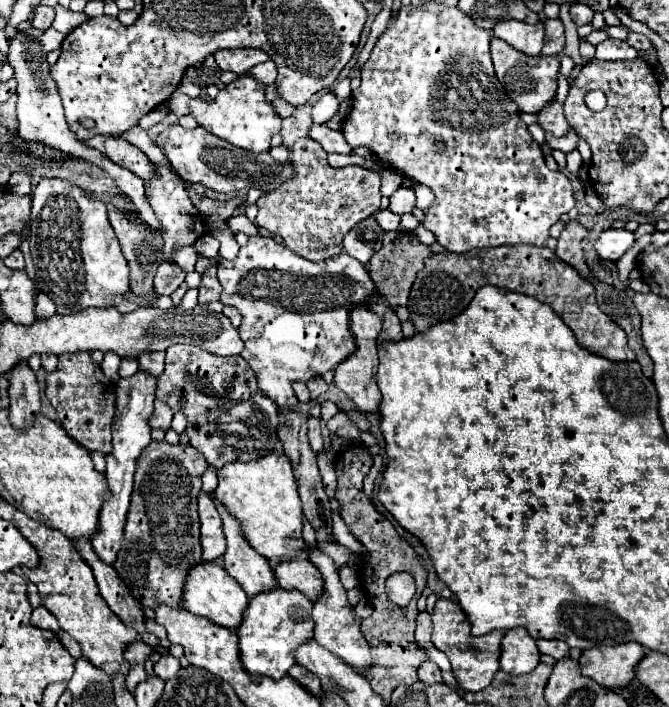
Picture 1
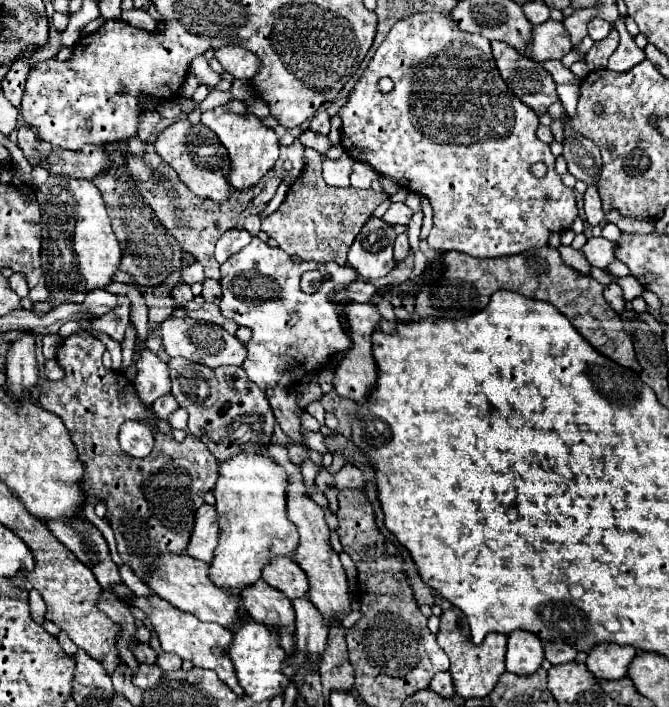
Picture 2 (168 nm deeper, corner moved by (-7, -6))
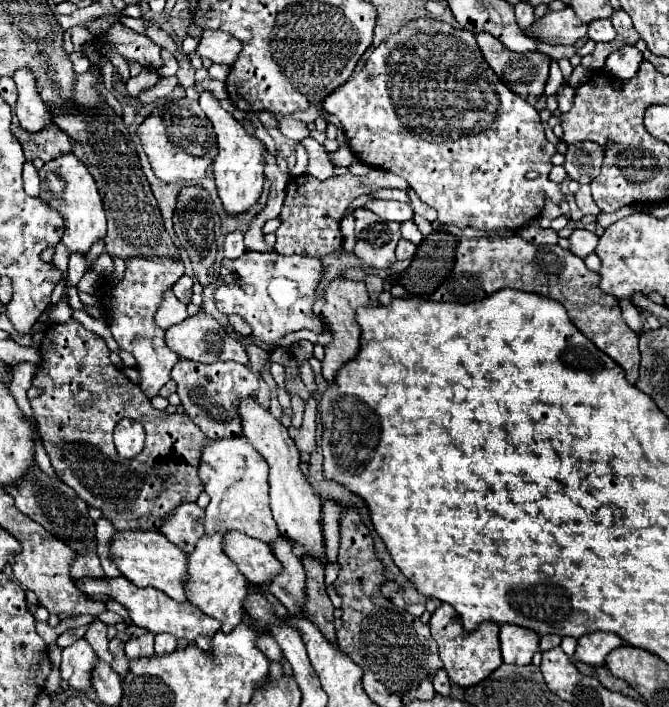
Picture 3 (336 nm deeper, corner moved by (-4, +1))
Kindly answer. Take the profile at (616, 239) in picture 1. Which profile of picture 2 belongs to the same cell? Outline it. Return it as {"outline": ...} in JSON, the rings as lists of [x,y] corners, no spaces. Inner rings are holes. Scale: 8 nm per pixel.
{"outline":[[[601,236],[589,238],[585,242],[585,246],[581,248],[581,252],[587,258],[587,262],[597,268],[607,268],[615,260],[615,244],[601,238]]]}

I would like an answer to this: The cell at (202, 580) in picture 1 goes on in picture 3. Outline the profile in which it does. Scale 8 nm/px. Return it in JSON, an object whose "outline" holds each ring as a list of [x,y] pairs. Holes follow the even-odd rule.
{"outline":[[[132,531],[132,533],[116,533],[112,539],[110,555],[116,567],[122,571],[126,579],[130,579],[136,587],[154,587],[164,591],[174,601],[188,601],[186,597],[186,575],[188,575],[188,555],[172,545],[162,533],[156,531]]]}

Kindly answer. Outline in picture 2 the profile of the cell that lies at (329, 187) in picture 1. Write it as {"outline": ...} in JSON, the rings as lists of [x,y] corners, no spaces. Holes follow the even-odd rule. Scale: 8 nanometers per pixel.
{"outline":[[[305,148],[305,168],[293,184],[301,184],[297,190],[287,192],[277,212],[263,218],[263,232],[277,240],[279,248],[289,256],[315,262],[347,264],[347,250],[359,234],[361,226],[371,218],[371,212],[387,198],[385,192],[359,190],[359,188],[333,188],[325,184],[321,176],[321,156],[313,148]]]}

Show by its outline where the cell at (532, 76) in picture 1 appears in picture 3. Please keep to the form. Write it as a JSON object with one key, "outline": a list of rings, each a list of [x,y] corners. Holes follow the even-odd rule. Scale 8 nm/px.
{"outline":[[[478,33],[476,41],[484,53],[484,59],[488,61],[488,65],[494,69],[494,73],[500,77],[500,81],[504,81],[504,85],[518,93],[524,101],[528,101],[530,105],[536,105],[538,99],[544,93],[546,81],[548,81],[548,67],[550,67],[550,57],[544,53],[514,53],[508,47],[504,47],[500,41],[496,41],[496,37],[488,35],[488,33]]]}

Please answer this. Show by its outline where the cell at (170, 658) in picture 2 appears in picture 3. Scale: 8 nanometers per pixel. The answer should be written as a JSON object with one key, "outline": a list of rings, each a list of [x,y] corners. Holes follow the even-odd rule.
{"outline":[[[168,633],[164,635],[156,635],[156,643],[154,643],[156,655],[170,655],[176,649],[176,639]]]}

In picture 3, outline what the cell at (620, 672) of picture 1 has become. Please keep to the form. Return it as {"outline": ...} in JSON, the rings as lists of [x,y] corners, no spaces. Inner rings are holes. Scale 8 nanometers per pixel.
{"outline":[[[604,631],[586,633],[584,637],[578,639],[574,657],[586,665],[600,667],[600,665],[606,665],[608,653],[620,645],[624,645],[624,641],[616,633],[604,633]]]}

